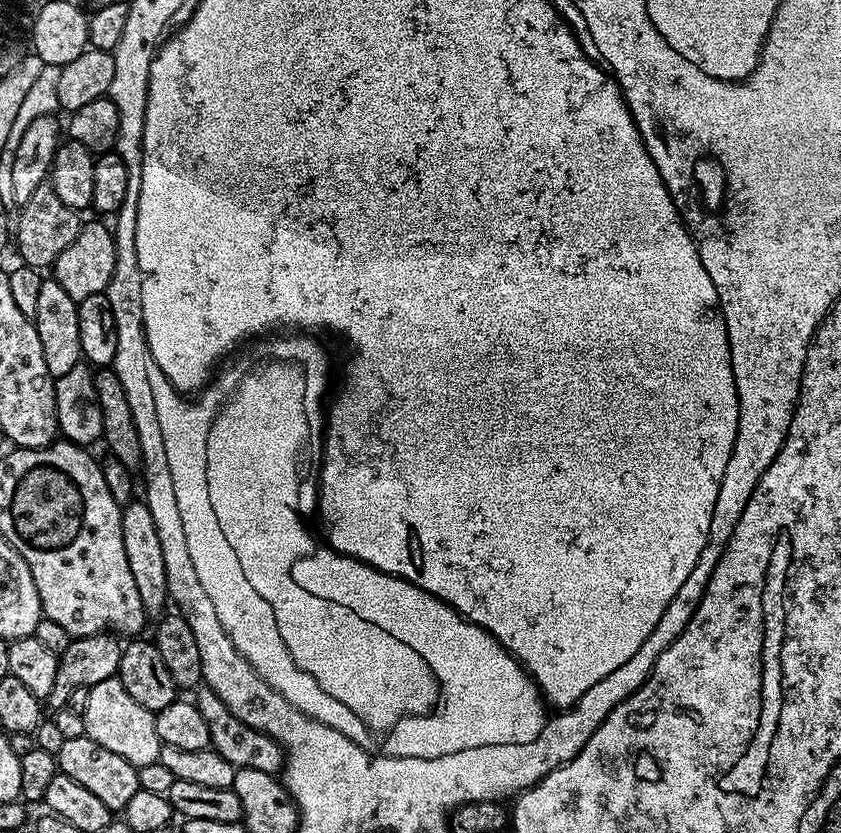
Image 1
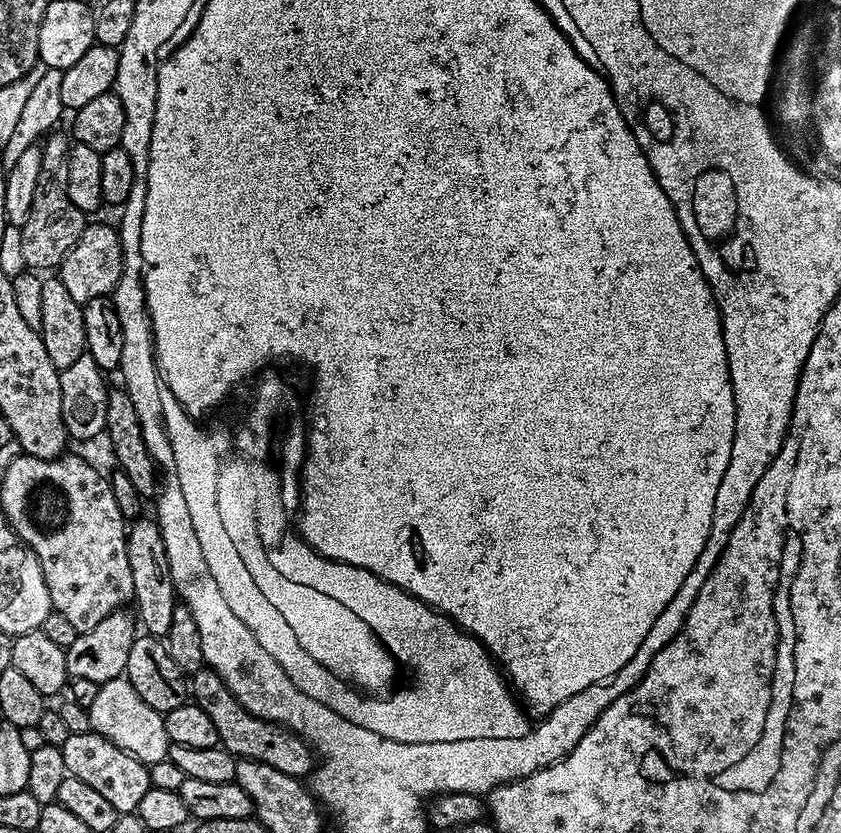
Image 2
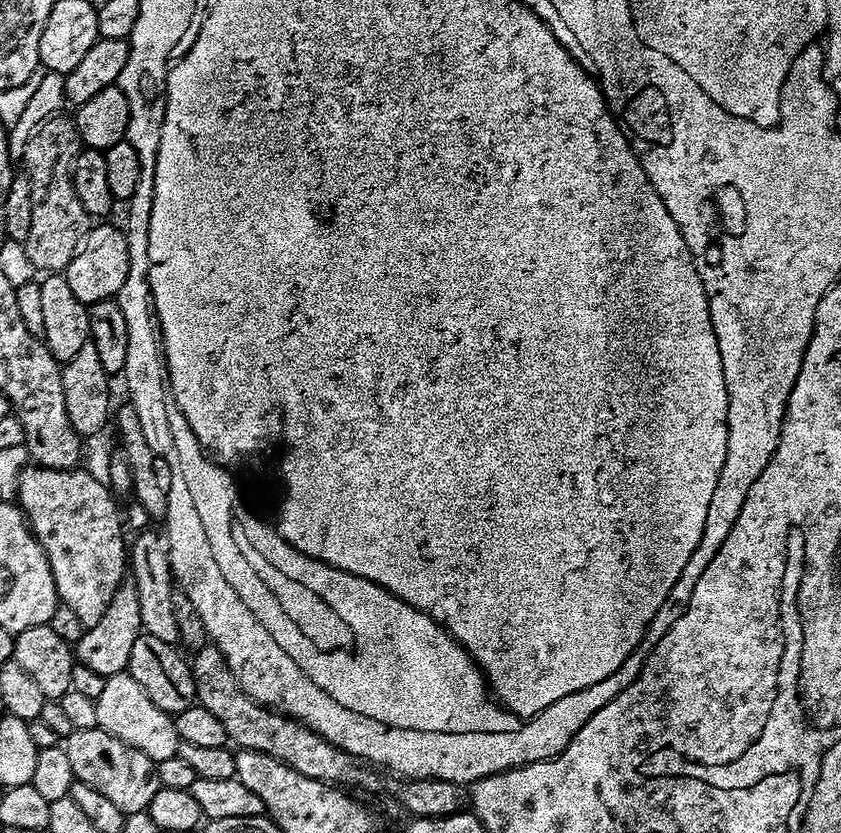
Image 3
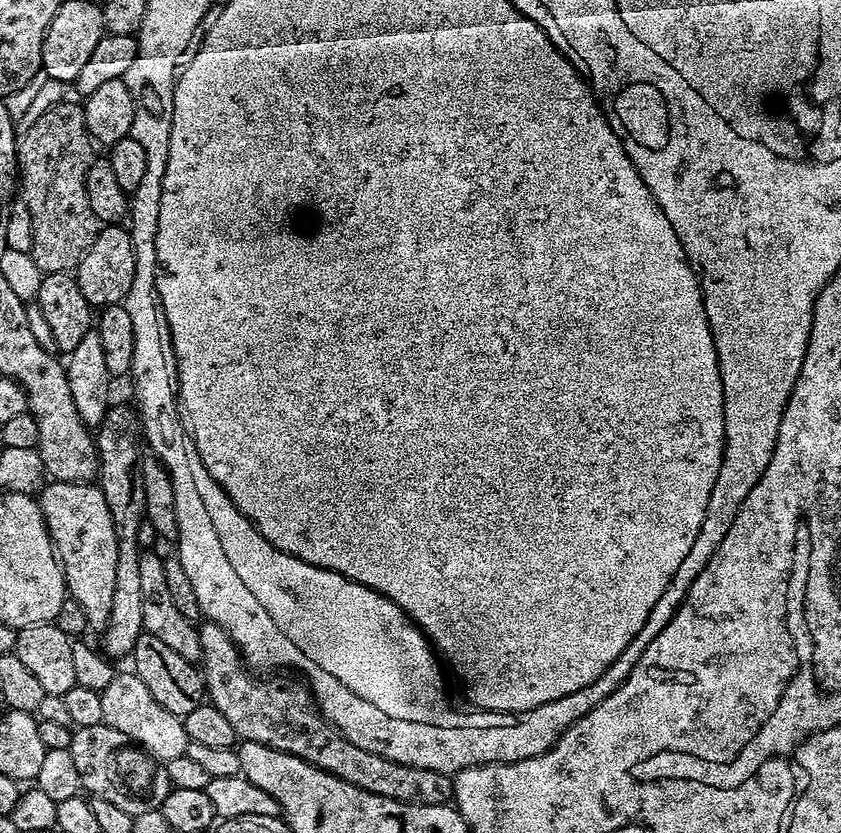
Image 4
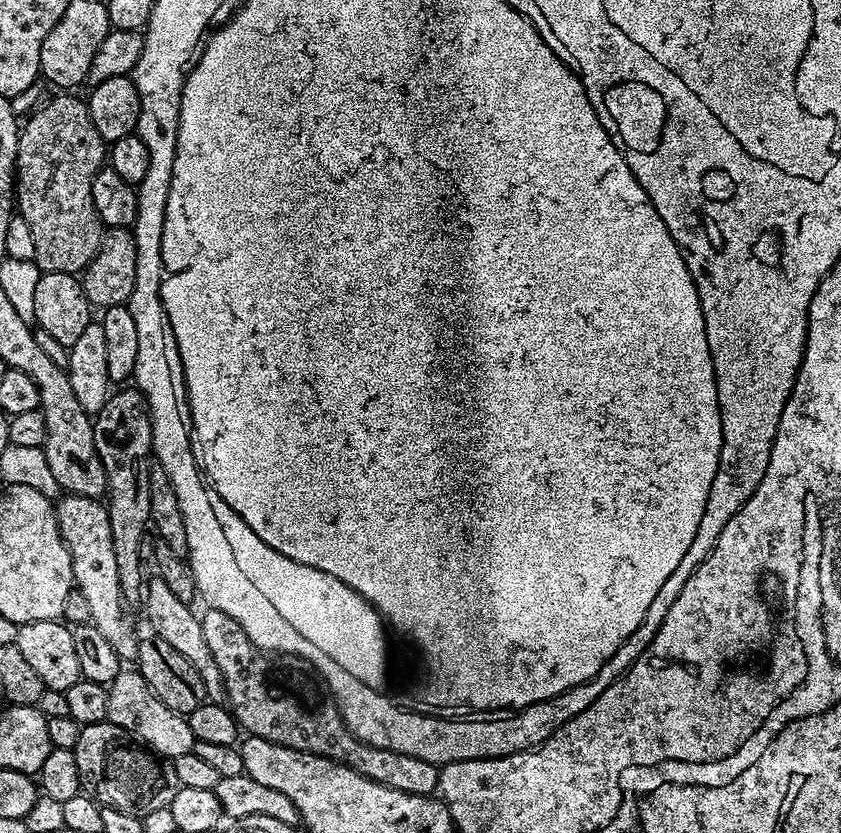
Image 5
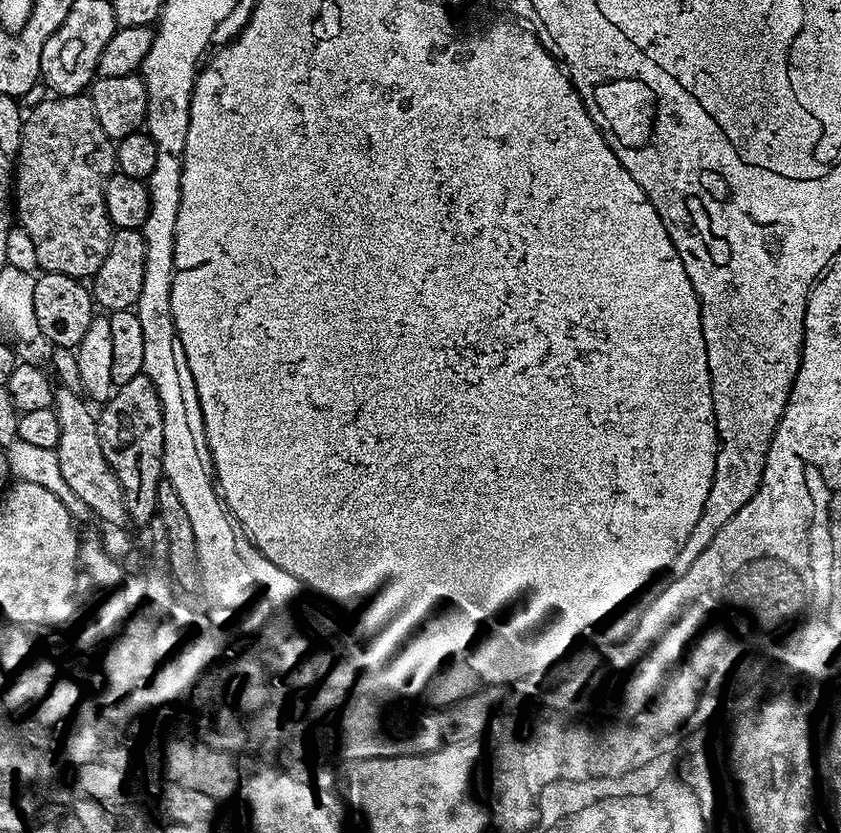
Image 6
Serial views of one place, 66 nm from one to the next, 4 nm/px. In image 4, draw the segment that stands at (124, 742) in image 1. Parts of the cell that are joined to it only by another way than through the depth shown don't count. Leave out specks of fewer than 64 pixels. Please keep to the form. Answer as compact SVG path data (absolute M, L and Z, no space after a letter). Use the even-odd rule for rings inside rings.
M117 671L110 686L106 686L103 692L99 693L103 723L114 726L114 730L122 730L128 740L140 745L155 760L166 762L170 758L185 755L190 741L183 719L170 714L166 706L158 706L154 694L146 690L146 682L142 682L142 678L138 678L135 671L127 671Z

